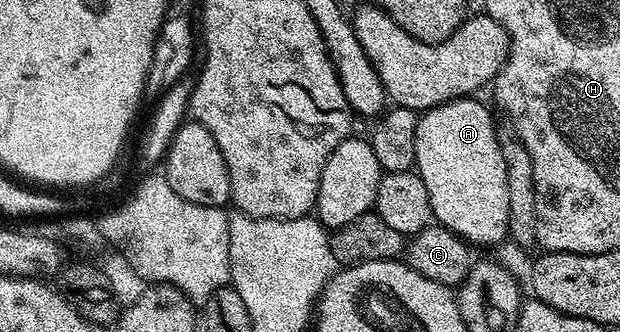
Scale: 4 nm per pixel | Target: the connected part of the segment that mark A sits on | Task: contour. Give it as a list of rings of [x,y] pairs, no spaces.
[[[470,97],[457,101],[444,101],[419,116],[416,127],[416,159],[414,169],[428,187],[428,199],[432,203],[434,221],[451,229],[456,236],[471,246],[498,245],[508,237],[508,175],[504,167],[504,155],[498,142],[499,130],[494,129],[490,113]]]

